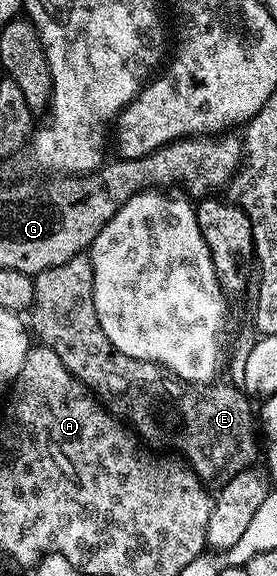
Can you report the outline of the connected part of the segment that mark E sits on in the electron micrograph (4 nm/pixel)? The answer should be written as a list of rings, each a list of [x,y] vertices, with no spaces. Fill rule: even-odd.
[[[86,253],[65,260],[65,264],[42,270],[40,274],[34,275],[34,279],[33,304],[29,311],[30,333],[34,337],[36,334],[39,337],[36,339],[42,345],[57,352],[57,356],[61,356],[61,364],[65,364],[71,375],[81,380],[96,398],[106,403],[116,415],[124,414],[135,425],[134,433],[140,439],[143,437],[151,446],[160,446],[163,450],[176,450],[177,453],[183,454],[179,455],[182,461],[190,466],[191,471],[205,484],[224,484],[233,480],[238,473],[250,470],[256,465],[255,457],[258,454],[260,457],[261,454],[257,414],[253,406],[251,410],[252,399],[238,385],[226,386],[223,380],[214,384],[186,382],[161,364],[137,360],[113,348],[109,336],[101,332],[97,308],[93,308],[93,264]]]

